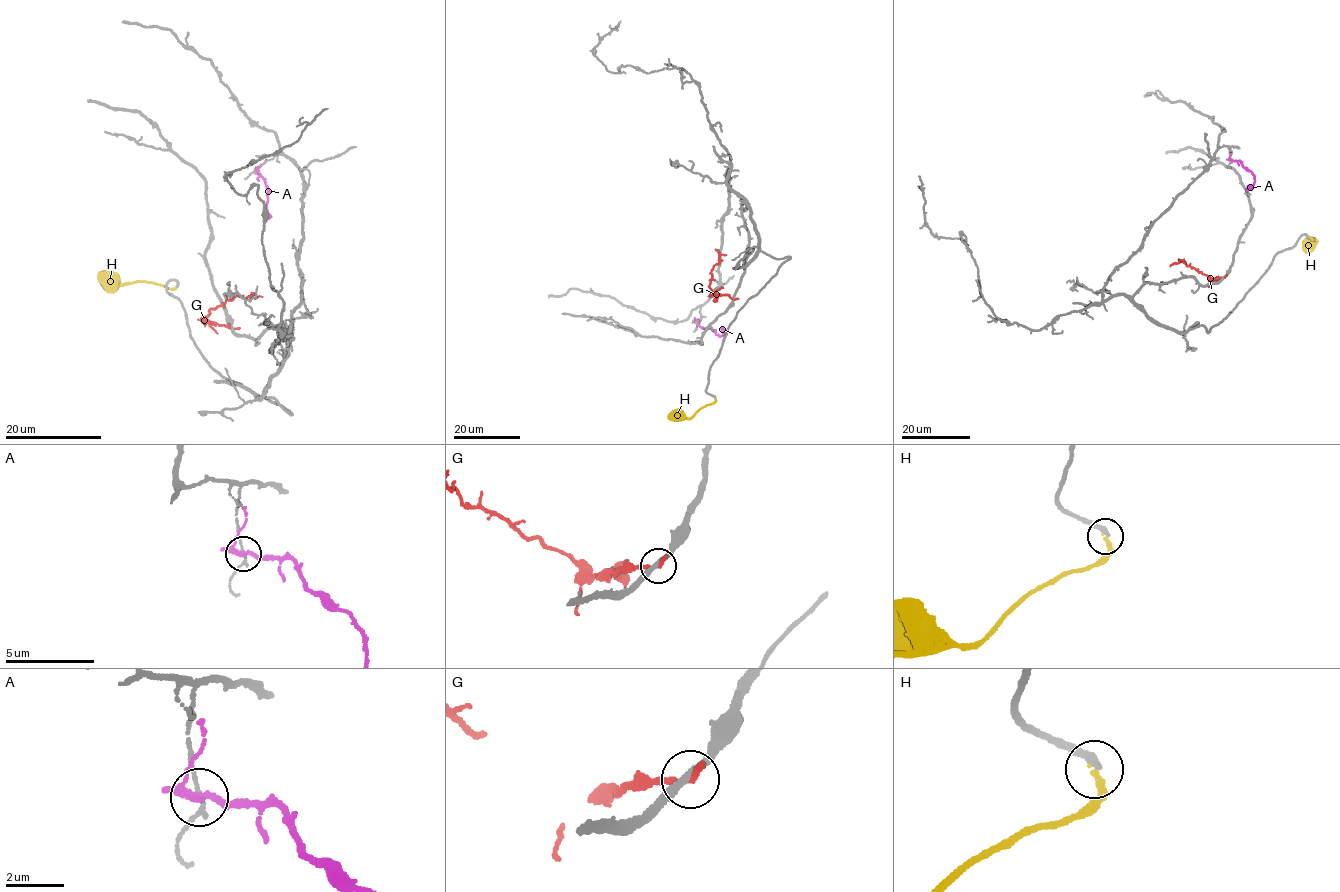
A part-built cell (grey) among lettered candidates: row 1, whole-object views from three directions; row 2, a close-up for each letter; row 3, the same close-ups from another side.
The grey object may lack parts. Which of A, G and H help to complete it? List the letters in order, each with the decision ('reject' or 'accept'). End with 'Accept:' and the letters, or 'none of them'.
A: reject
G: reject
H: reject
Accept: none of them

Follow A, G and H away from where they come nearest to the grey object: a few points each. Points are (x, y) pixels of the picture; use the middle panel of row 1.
A: (695, 321), (719, 336), (724, 333), (722, 327)
G: (733, 299), (727, 295), (715, 295), (709, 286), (711, 270), (719, 261), (715, 249)
H: (715, 397), (713, 403), (689, 418), (668, 415)

